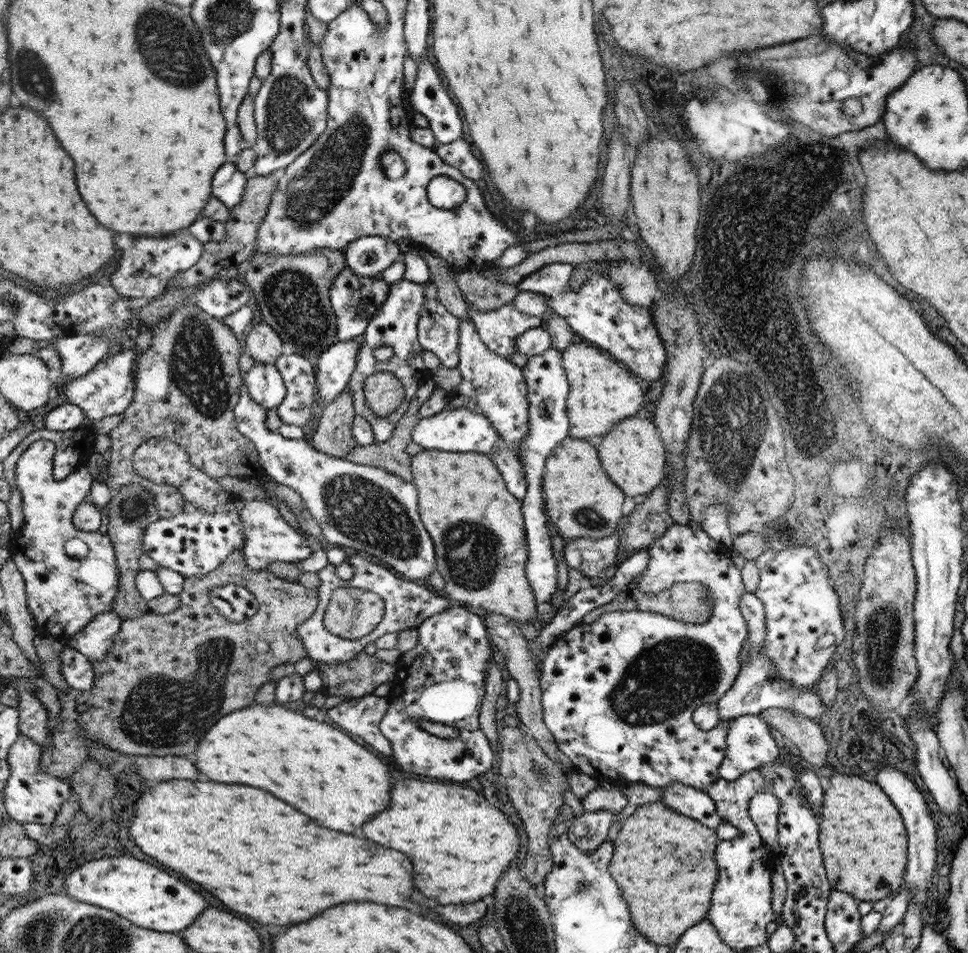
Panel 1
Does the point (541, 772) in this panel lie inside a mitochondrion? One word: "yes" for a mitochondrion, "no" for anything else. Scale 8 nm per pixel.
yes

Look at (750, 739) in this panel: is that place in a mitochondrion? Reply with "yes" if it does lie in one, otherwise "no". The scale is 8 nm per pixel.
yes

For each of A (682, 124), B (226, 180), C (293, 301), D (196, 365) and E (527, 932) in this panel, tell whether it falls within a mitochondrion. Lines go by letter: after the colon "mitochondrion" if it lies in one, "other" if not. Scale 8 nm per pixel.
A: other
B: other
C: mitochondrion
D: mitochondrion
E: mitochondrion

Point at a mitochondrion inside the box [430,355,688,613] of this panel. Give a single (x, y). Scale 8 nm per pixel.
(472, 552)

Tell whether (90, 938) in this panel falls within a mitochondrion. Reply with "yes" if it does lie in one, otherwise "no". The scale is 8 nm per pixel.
yes

